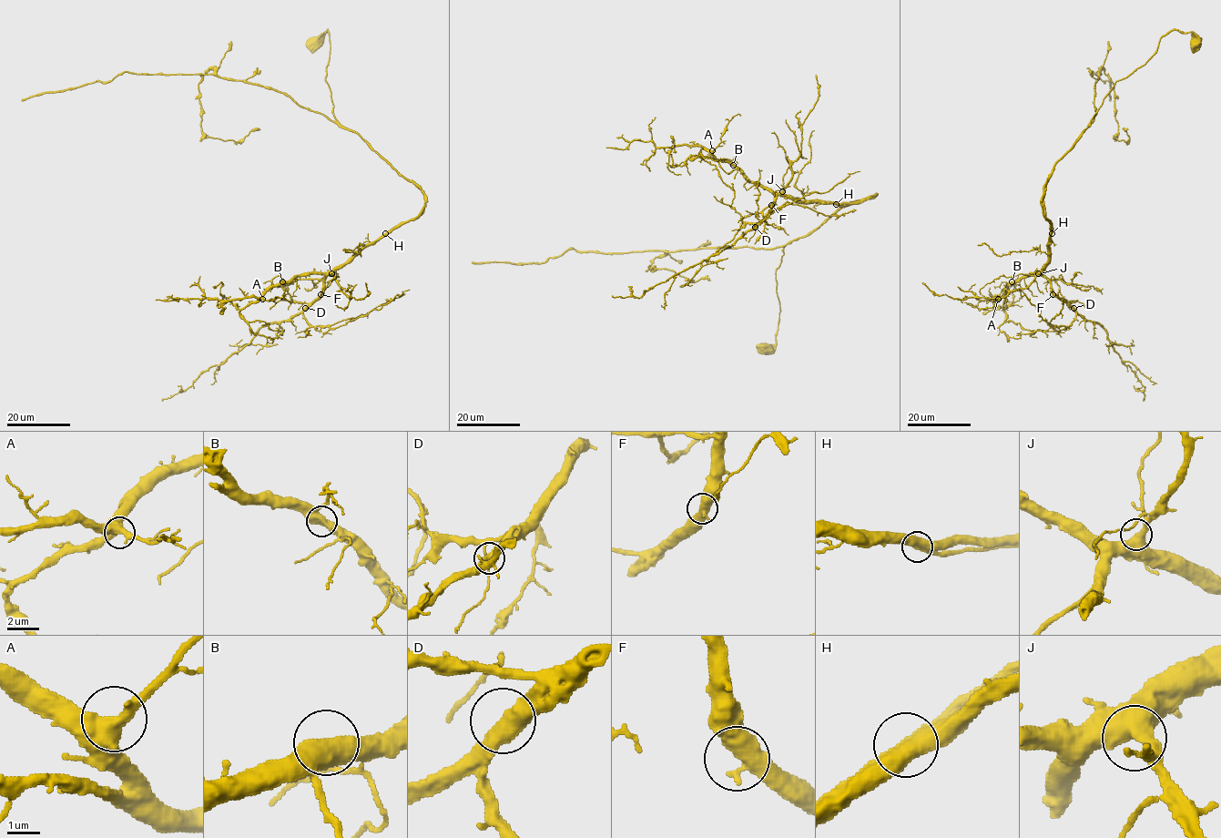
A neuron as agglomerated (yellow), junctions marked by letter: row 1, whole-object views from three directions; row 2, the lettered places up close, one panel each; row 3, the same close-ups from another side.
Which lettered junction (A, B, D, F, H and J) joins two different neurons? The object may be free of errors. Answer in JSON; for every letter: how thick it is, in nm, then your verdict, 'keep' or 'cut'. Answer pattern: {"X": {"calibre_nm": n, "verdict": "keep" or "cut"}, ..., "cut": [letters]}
{"A": {"calibre_nm": 500, "verdict": "keep"}, "B": {"calibre_nm": 550, "verdict": "keep"}, "D": {"calibre_nm": 500, "verdict": "keep"}, "F": {"calibre_nm": 500, "verdict": "keep"}, "H": {"calibre_nm": 550, "verdict": "keep"}, "J": {"calibre_nm": 480, "verdict": "keep"}, "cut": []}

